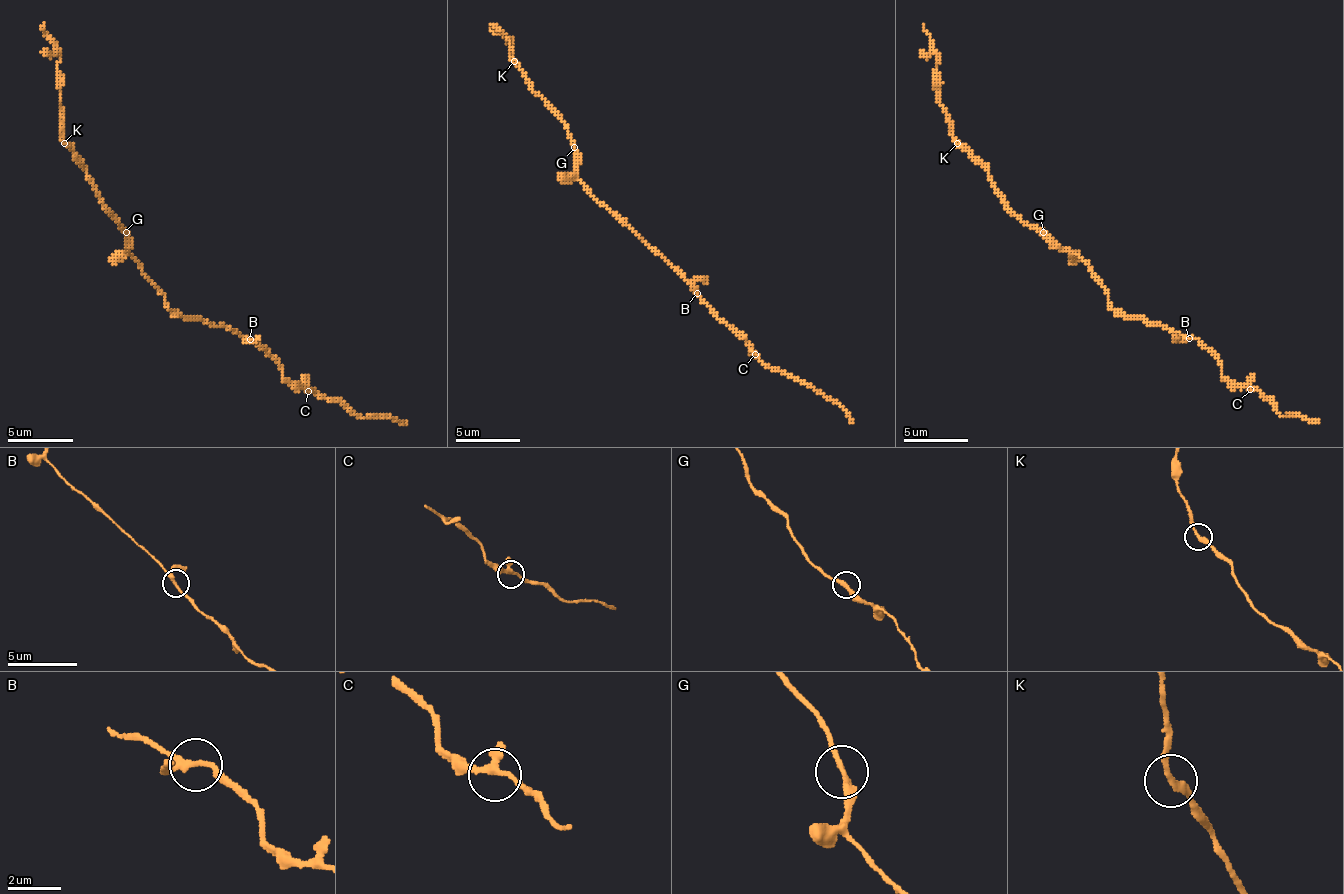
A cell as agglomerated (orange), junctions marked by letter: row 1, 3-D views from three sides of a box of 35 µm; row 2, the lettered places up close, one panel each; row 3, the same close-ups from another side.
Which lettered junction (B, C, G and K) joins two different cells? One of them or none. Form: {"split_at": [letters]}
{"split_at": []}

